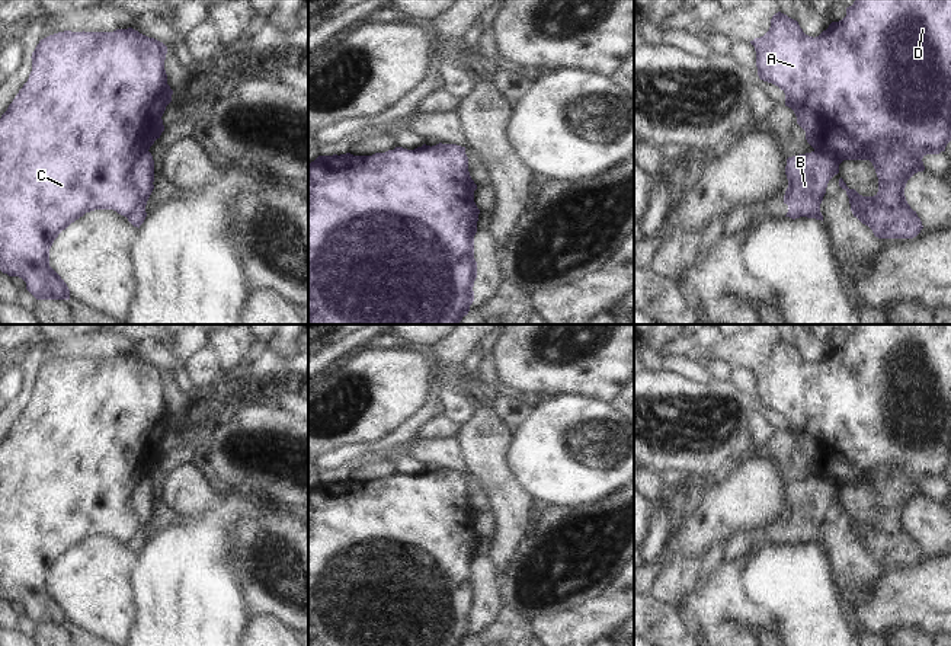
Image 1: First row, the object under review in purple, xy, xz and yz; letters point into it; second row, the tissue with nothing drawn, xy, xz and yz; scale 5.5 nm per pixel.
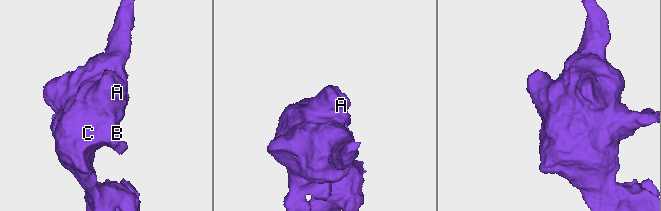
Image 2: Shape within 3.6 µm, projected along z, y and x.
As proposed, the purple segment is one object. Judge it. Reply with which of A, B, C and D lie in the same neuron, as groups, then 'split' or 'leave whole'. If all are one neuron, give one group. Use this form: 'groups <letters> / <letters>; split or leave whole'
groups A C D / B; split

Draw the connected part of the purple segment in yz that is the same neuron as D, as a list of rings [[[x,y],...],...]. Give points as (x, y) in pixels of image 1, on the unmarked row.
[[[855,324],[846,333],[846,342],[832,348],[816,364],[806,361],[797,346],[778,338],[771,345],[769,356],[750,370],[756,377],[759,404],[785,419],[785,432],[794,436],[814,477],[829,480],[838,490],[843,486],[872,489],[878,503],[874,522],[862,522],[839,505],[854,543],[878,565],[916,563],[923,551],[906,527],[906,509],[925,496],[922,484],[926,480],[945,477],[951,467],[951,324]]]

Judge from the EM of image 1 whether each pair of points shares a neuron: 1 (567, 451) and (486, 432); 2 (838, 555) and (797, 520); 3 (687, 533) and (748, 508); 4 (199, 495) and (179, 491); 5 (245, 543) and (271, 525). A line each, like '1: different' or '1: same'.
1: different
2: different
3: same
4: same
5: same

